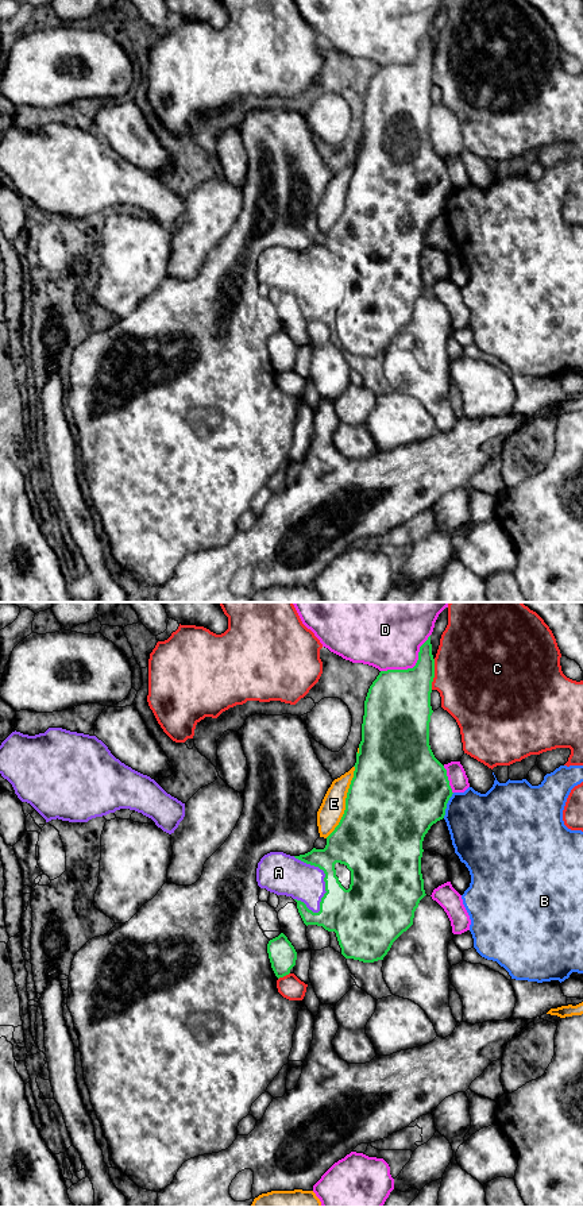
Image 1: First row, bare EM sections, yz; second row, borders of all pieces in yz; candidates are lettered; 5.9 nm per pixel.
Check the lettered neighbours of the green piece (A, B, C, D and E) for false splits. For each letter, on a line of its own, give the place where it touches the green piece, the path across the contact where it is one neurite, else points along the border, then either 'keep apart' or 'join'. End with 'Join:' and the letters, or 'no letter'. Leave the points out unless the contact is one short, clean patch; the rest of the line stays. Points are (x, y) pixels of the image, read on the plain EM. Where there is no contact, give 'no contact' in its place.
A: meets green in yz at (324, 273); keep apart
B: meets green in yz at (446, 200); keep apart
C: meets green in yz at (433, 69); keep apart
D: meets green in yz at (413, 62); keep apart
E: meets green in yz at (346, 197); keep apart
Join: no letter

